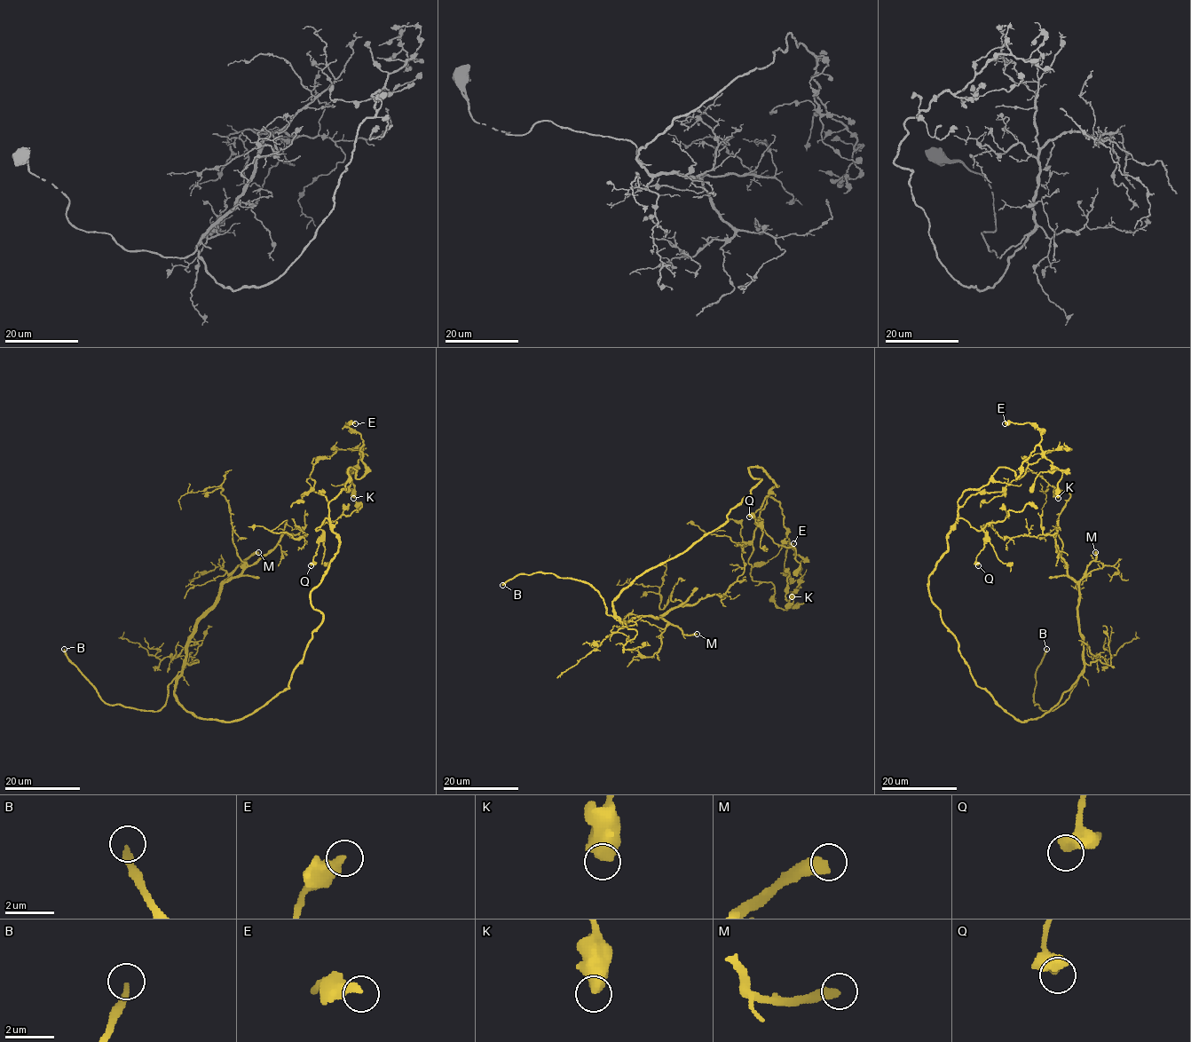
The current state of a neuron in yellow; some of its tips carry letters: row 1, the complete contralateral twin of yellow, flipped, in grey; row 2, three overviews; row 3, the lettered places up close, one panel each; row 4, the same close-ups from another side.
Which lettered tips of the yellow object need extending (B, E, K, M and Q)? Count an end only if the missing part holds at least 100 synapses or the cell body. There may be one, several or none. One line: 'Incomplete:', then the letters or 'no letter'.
Incomplete: B, M

